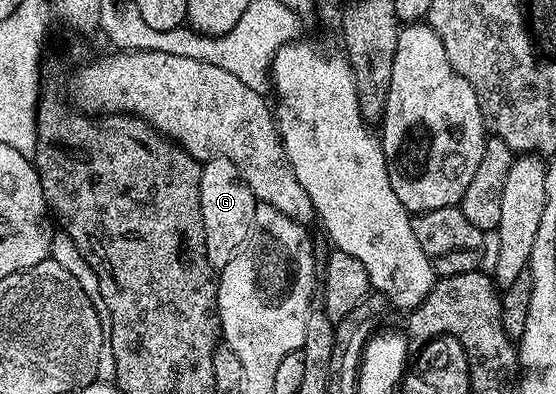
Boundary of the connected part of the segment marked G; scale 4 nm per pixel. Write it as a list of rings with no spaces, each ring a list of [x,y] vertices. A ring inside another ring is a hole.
[[[210,157],[203,162],[200,171],[200,202],[206,255],[213,269],[219,271],[226,267],[226,263],[230,263],[230,259],[234,259],[236,252],[244,248],[244,242],[252,232],[252,220],[258,202],[236,164],[225,157]]]

